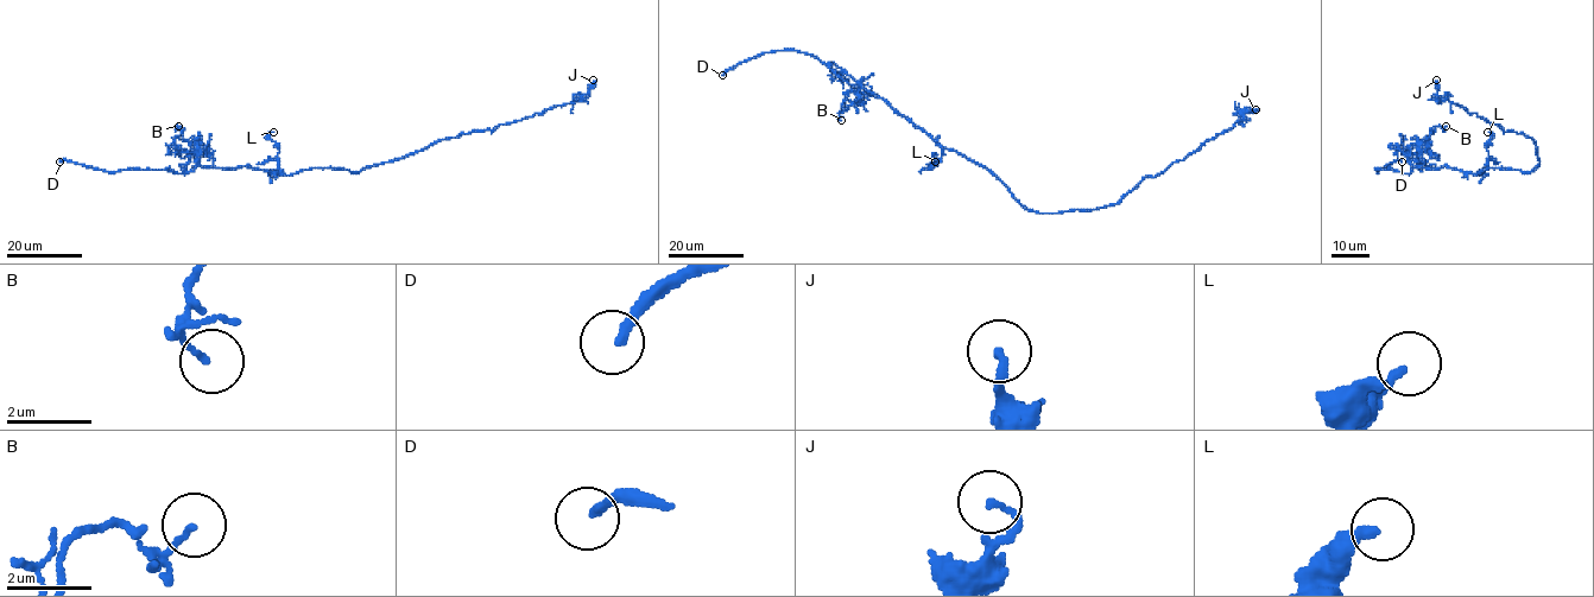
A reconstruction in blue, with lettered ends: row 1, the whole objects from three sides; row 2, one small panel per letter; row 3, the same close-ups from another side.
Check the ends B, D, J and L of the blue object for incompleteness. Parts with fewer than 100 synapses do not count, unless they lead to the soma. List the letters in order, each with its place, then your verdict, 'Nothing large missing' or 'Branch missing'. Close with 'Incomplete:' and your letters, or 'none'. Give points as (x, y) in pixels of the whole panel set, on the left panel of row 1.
B: Place: (178, 126). Nothing large missing
D: Place: (59, 162). Branch missing
J: Place: (593, 80). Nothing large missing
L: Place: (273, 132). Nothing large missing
Incomplete: D

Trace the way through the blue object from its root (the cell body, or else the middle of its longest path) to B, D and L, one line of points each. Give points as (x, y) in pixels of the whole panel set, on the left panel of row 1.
B: (336, 169), (278, 175), (247, 166), (203, 167), (198, 163), (200, 150), (183, 138), (178, 126)
D: (336, 169), (310, 169), (291, 175), (247, 166), (195, 166), (183, 173), (162, 169), (108, 172), (59, 162)
L: (336, 169), (317, 167), (284, 175), (277, 157), (279, 145), (270, 138), (273, 132)

